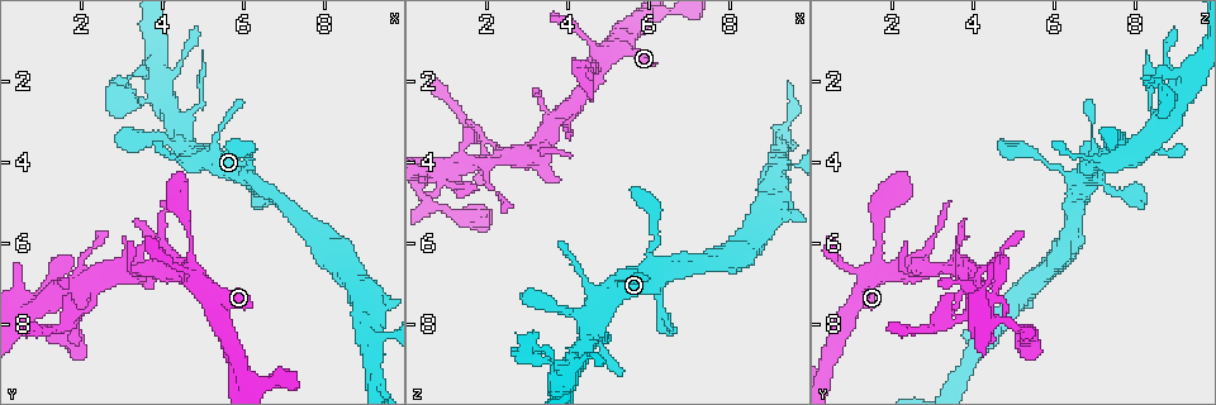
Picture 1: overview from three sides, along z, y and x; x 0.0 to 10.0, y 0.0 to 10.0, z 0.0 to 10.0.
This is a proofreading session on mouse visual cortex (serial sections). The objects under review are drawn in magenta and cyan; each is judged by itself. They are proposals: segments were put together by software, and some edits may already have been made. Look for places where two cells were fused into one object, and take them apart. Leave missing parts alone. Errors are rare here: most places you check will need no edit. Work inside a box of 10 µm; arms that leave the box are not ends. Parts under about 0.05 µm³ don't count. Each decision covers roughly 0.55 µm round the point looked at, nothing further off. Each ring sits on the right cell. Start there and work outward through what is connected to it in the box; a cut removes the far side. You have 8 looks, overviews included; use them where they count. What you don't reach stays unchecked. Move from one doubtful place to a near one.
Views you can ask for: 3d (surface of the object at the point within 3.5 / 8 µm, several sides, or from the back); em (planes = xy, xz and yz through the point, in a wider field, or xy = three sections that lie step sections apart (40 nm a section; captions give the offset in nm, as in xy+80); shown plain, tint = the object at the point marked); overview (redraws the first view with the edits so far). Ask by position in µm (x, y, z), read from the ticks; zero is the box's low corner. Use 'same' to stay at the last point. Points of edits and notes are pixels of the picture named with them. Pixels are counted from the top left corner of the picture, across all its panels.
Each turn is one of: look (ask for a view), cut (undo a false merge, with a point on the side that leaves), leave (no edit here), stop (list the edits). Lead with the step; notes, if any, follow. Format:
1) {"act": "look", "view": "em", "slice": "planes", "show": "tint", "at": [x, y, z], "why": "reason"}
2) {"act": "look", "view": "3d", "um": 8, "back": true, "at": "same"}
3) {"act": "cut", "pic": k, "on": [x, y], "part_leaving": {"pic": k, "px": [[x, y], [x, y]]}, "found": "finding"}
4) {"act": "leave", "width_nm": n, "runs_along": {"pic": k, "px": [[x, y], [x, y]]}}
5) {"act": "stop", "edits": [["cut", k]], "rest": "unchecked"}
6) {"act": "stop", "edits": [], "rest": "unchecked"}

{"act": "look", "view": "3d", "um": 3.5, "back": true, "at": [4.40, 3.70, 7.85], "why": "abrupt turn"}

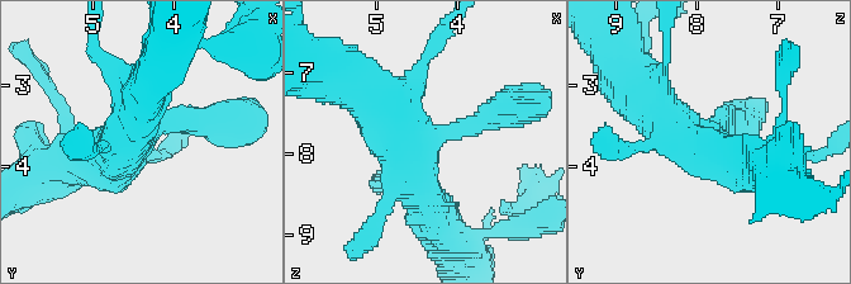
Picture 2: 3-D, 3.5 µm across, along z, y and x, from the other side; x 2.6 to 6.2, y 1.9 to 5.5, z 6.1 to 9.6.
{"act": "look", "view": "em", "slice": "xy", "step": 5, "show": "tint", "at": "same"}

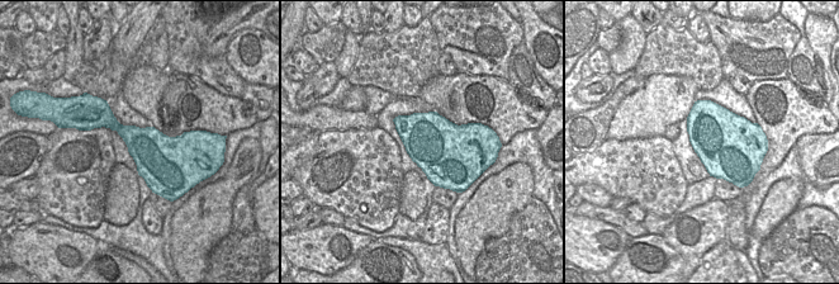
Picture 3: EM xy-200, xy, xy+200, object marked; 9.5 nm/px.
{"act": "leave", "runs_along": {"pic": 2, "px": [[356, 84], [399, 119], [426, 204]]}, "found": "continuous, no second cell"}

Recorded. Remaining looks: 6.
{"act": "look", "view": "3d", "um": 3.5, "back": true, "at": [4.65, 6.70, 1.85], "why": "looks like a crossing"}

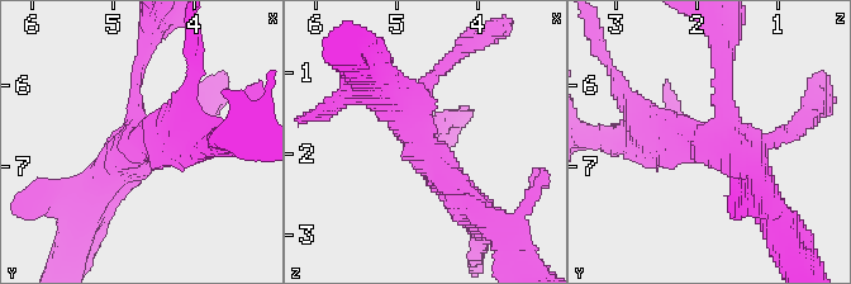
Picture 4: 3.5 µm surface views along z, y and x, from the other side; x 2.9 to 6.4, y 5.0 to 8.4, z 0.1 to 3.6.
{"act": "look", "view": "em", "slice": "xy", "step": 2, "show": "tint", "at": [4.70, 6.70, 1.80], "arms": 4, "arm_widths_nm": [150, 200, 450, 450], "why": "shape alone is not enough"}

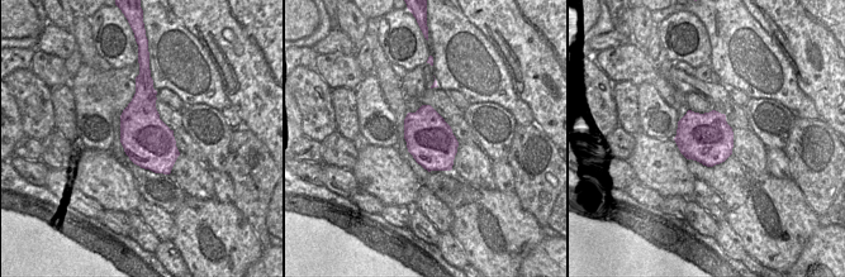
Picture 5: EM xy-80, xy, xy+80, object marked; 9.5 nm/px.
{"act": "leave", "found": "all the same cell"}

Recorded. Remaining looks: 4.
{"act": "look", "view": "em", "slice": "xy", "step": 2, "show": "tint", "at": [1.90, 7.95, 3.55], "why": "narrows sharply"}

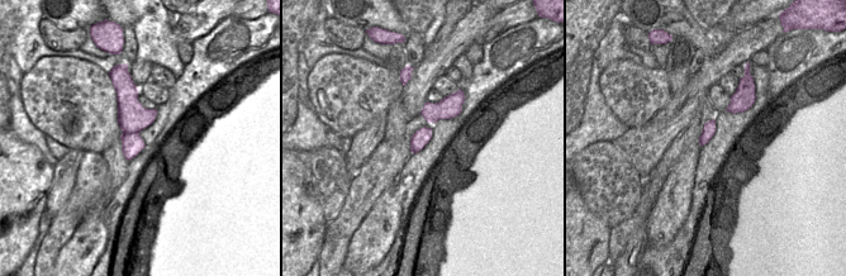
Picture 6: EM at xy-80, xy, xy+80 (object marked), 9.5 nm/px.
{"act": "look", "view": "3d", "um": 3.5, "at": "same", "why": "wider look"}

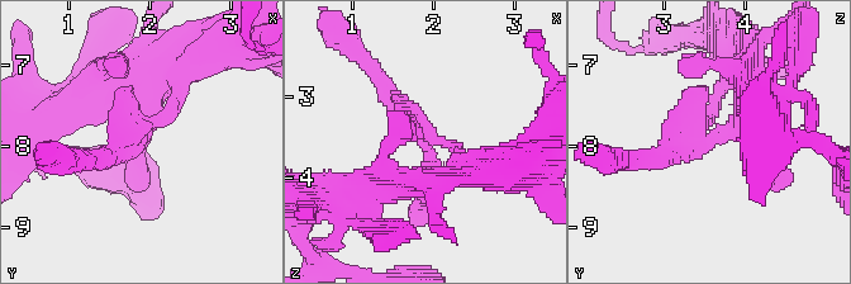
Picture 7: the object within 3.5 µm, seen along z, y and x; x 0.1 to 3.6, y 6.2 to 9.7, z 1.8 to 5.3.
{"act": "leave", "width_nm": 190, "runs_along": {"pic": 6, "px": [[457, 95], [428, 122], [414, 148]]}, "found": "all the same cell"}

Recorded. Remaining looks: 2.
{"act": "stop", "edits": [], "rest": "unchecked"}

